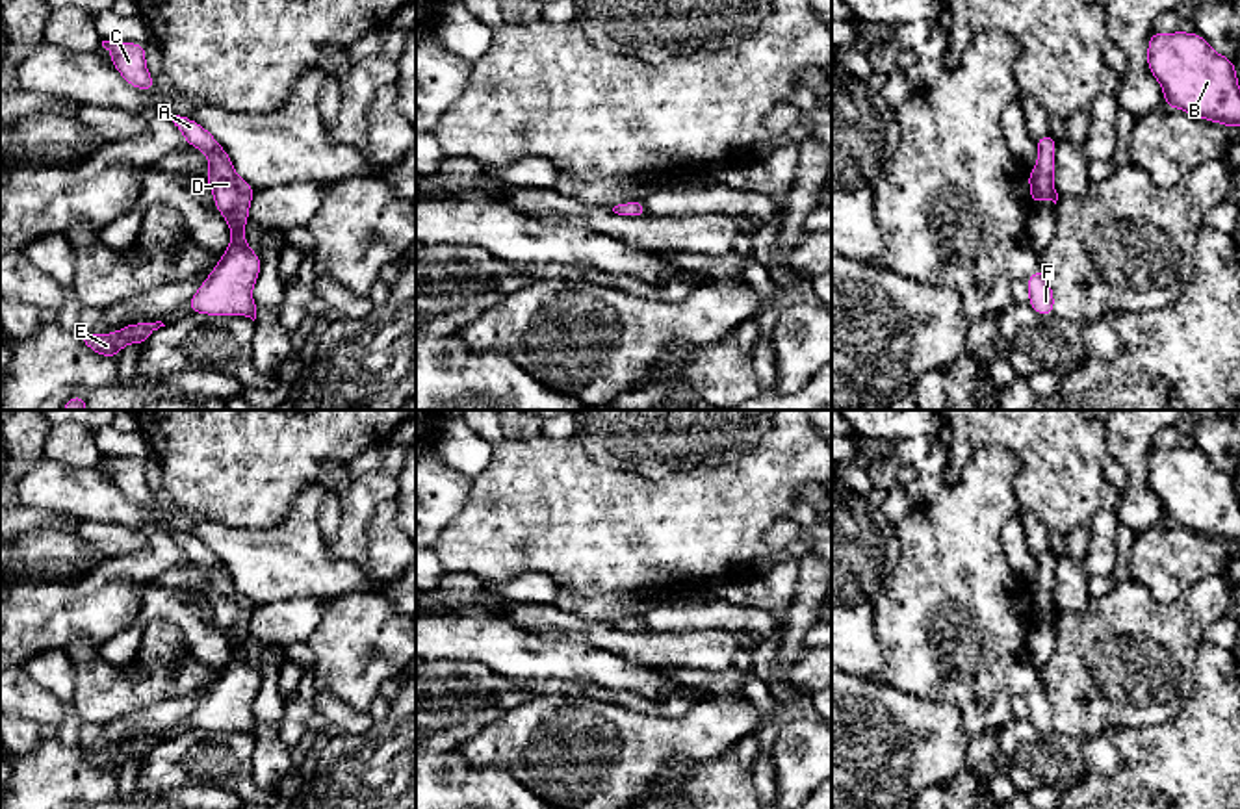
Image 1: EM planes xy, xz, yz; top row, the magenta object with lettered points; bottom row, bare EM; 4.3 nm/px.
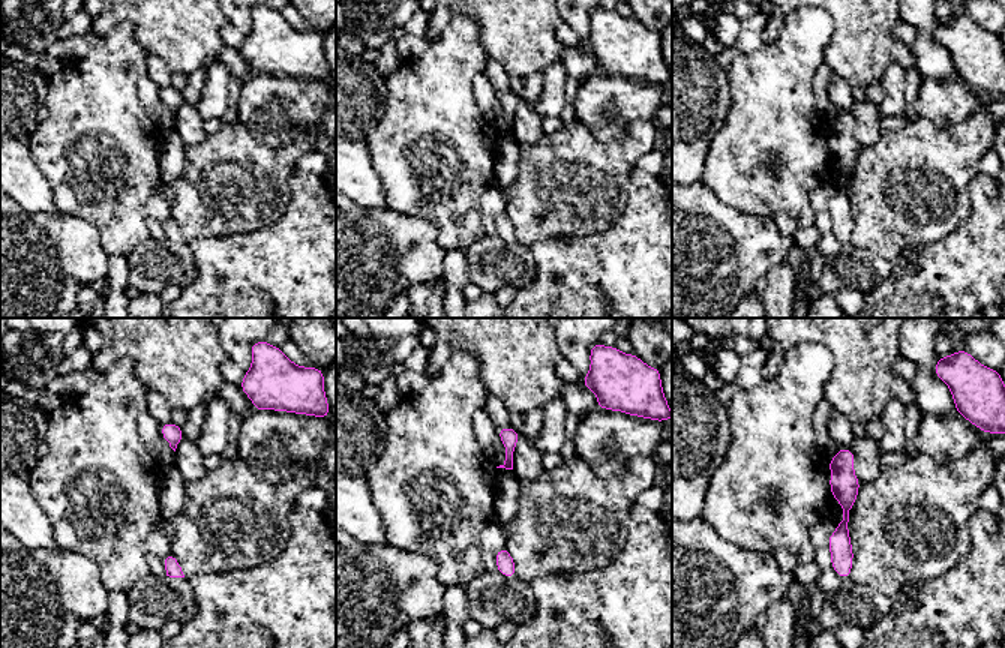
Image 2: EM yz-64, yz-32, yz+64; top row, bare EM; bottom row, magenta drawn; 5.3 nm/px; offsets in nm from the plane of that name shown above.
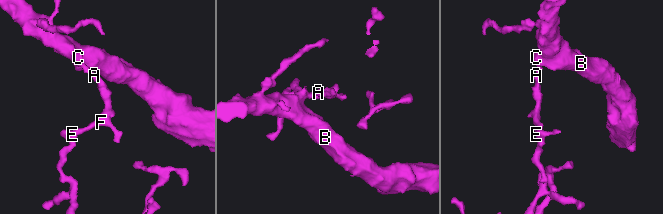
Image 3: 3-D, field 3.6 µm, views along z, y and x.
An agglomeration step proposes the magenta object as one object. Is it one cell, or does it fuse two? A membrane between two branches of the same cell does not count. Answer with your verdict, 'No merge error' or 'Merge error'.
No merge error

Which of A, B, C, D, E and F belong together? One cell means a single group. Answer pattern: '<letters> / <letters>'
A B C D E F

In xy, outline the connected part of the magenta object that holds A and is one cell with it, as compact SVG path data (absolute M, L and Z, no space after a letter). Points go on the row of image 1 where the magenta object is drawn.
M161 111L182 132L187 145L208 156L206 180L217 212L230 226L230 245L219 263L210 271L197 293L187 301L193 314L245 315L256 319L252 288L258 280L262 260L245 241L245 225L256 189L236 174L228 152L197 121Z

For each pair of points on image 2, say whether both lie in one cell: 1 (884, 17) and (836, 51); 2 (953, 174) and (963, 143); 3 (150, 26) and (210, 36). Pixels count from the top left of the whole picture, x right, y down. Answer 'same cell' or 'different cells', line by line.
1: same cell
2: same cell
3: same cell

